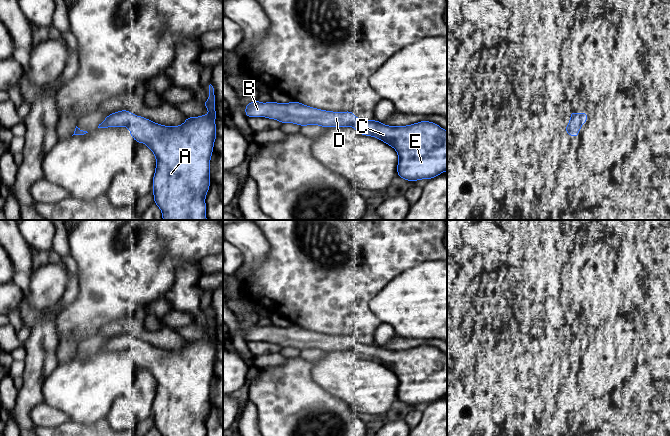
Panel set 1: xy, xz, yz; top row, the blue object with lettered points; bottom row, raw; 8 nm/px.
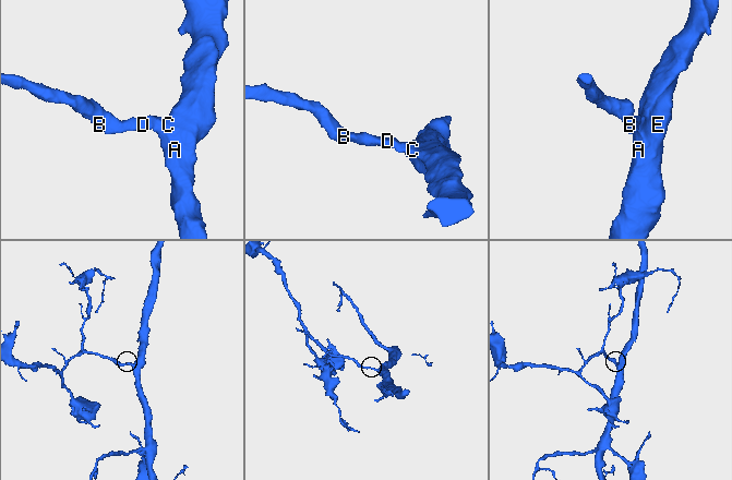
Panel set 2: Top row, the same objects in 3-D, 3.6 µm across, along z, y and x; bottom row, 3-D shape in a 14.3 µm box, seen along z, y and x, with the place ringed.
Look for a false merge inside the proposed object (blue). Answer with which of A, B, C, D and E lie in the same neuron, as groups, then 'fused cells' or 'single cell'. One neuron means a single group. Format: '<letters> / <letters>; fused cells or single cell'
A B C D E; single cell

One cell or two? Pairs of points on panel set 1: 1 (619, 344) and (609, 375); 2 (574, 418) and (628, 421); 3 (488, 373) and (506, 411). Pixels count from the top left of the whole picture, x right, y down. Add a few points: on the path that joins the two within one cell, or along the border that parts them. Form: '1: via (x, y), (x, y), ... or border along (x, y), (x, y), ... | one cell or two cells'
1: via (611, 352), (609, 354), (609, 367) | one cell
2: via (587, 416), (615, 416) | one cell
3: border along (511, 395), (517, 406), (516, 414) | two cells

